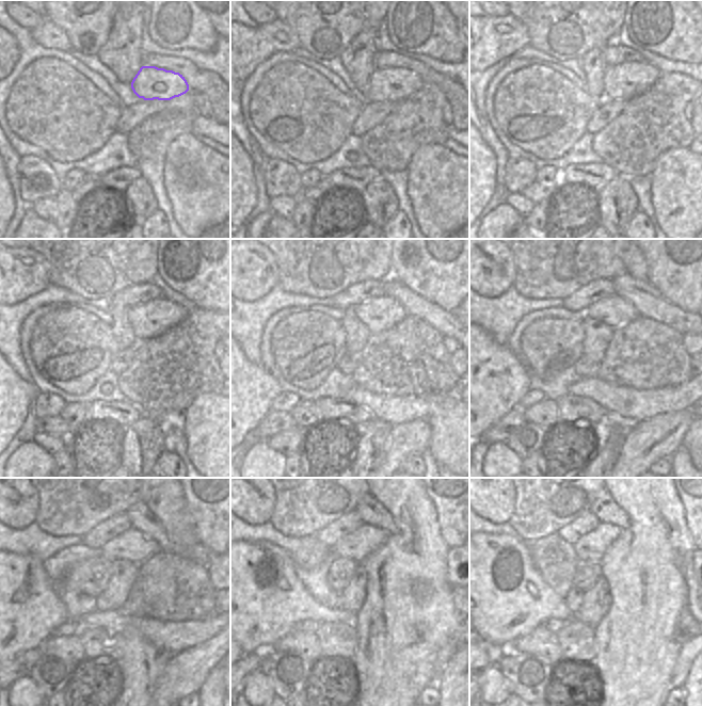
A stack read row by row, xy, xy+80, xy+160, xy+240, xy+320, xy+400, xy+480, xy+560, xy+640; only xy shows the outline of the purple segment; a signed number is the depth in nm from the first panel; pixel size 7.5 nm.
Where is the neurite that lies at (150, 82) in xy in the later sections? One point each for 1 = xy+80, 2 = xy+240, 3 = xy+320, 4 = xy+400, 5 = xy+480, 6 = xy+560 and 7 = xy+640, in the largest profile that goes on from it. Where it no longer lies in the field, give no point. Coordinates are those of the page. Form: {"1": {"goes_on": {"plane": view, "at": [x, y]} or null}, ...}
{"1": {"goes_on": {"plane": "xy+80", "at": [392, 84]}}, "2": {"goes_on": {"plane": "xy+240", "at": [150, 319]}}, "3": {"goes_on": {"plane": "xy+320", "at": [380, 314]}}, "4": {"goes_on": {"plane": "xy+400", "at": [615, 311]}}, "5": {"goes_on": {"plane": "xy+480", "at": [132, 545]}}, "6": {"goes_on": {"plane": "xy+560", "at": [357, 545]}}, "7": {"goes_on": {"plane": "xy+640", "at": [591, 546]}}}

